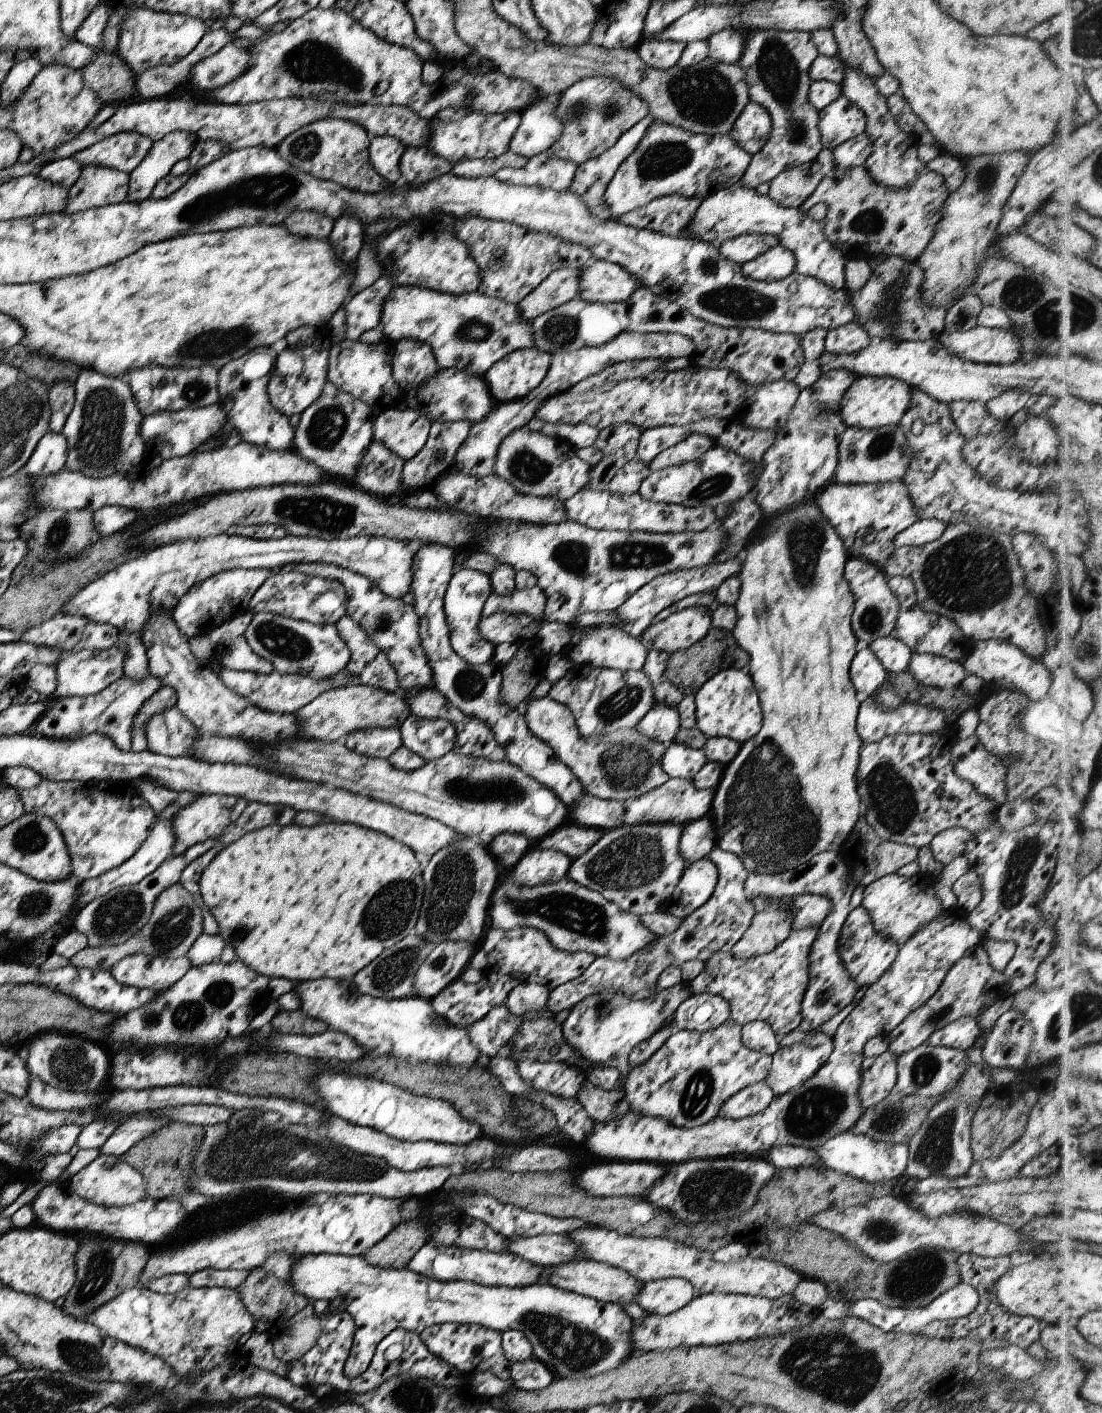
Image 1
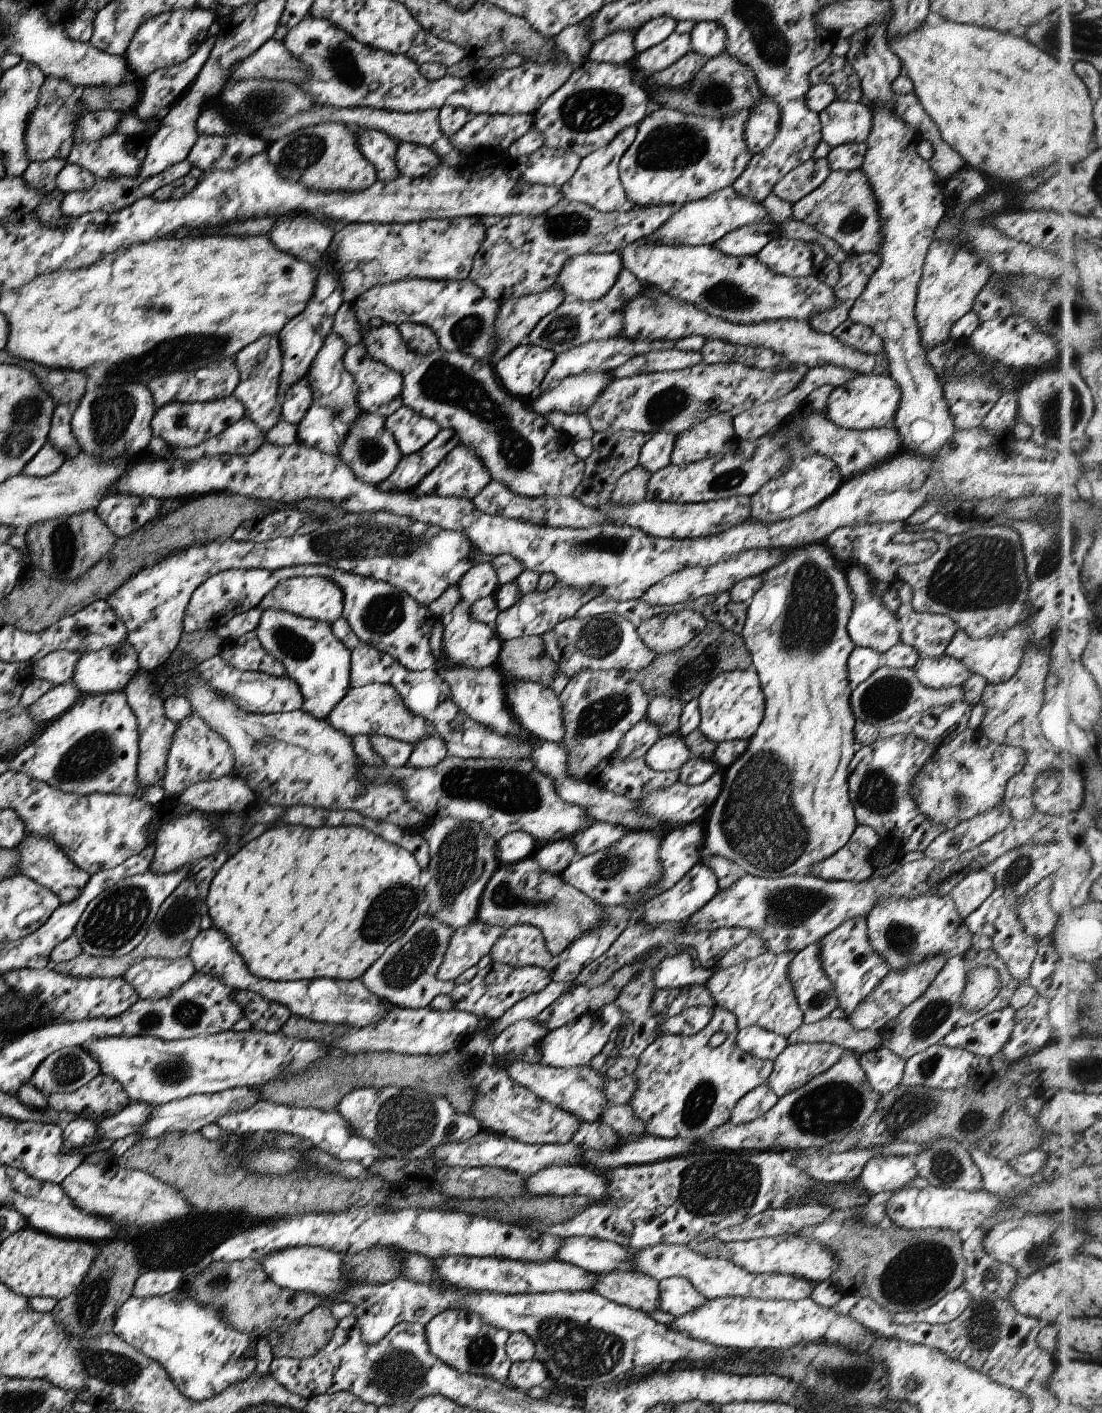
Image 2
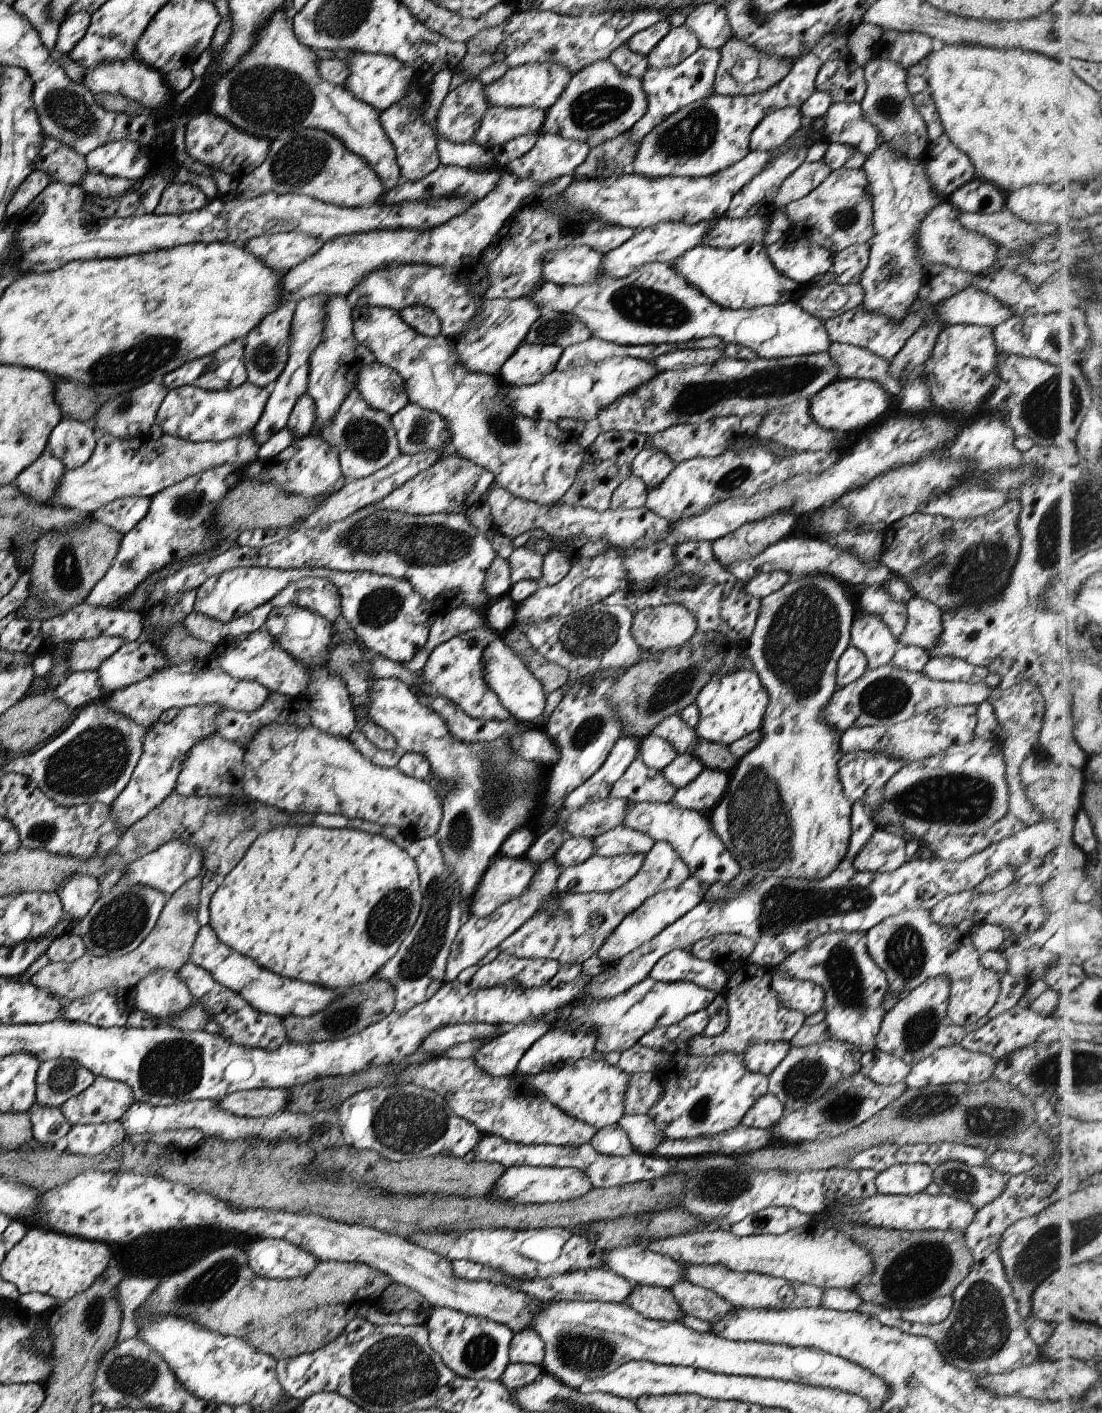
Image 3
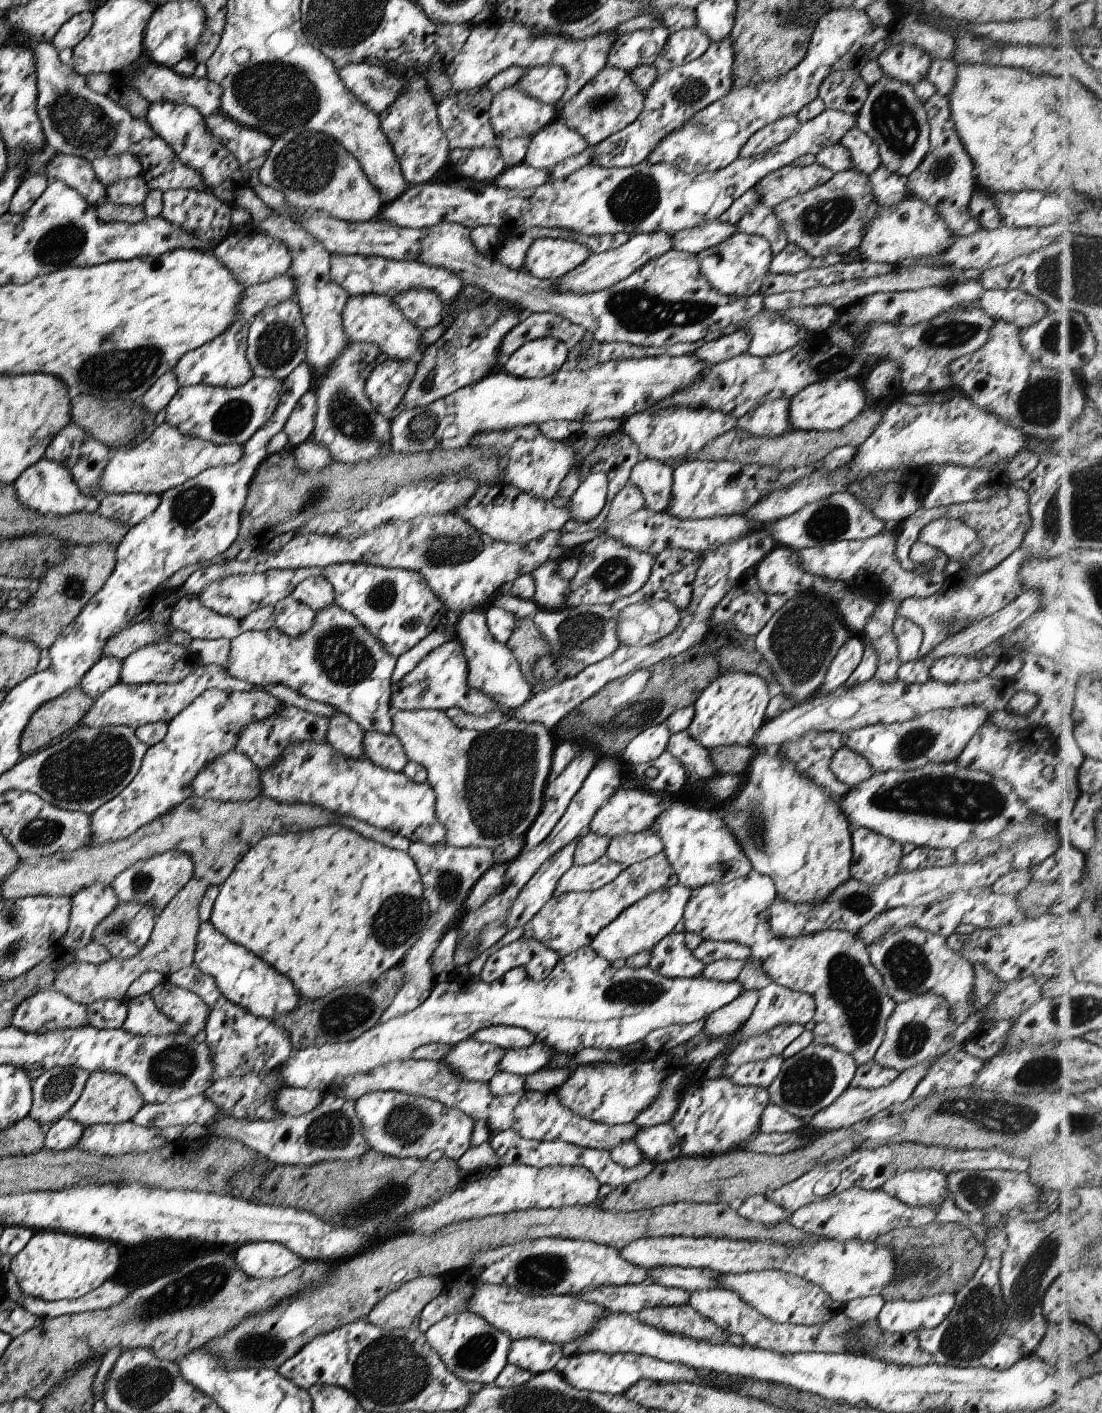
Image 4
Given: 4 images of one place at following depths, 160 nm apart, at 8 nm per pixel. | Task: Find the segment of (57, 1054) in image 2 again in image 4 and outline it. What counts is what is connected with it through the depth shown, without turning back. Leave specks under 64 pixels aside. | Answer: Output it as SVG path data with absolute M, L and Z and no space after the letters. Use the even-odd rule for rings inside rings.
M53 1066L53 1068L41 1072L37 1078L32 1080L32 1102L28 1116L37 1120L44 1127L51 1122L55 1122L55 1120L59 1120L81 1095L89 1074L87 1070L75 1066Z

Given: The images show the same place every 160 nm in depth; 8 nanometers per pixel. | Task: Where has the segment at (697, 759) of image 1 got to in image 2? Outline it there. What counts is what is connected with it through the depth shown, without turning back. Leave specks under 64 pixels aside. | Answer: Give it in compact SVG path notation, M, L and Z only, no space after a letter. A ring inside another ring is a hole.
M678 734L659 738L642 757L645 763L655 771L679 772L679 768L690 759L689 752Z

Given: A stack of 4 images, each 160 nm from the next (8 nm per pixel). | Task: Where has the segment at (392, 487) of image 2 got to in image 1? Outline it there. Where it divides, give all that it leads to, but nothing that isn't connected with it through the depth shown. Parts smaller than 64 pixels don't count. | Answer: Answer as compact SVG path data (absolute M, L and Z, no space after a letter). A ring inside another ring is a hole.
M470 420L436 421L430 424L428 438L423 448L419 450L416 456L405 460L402 465L400 482L405 491L410 490L410 488L422 490L425 488L429 489L433 482L447 471L449 466L452 465L457 448L459 448L463 440L467 437L471 422Z

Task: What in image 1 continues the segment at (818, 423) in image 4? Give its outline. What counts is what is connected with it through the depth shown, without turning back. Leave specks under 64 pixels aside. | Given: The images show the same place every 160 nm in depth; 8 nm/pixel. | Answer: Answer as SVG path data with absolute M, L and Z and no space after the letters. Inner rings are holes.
M857 377L845 394L841 396L839 414L845 427L859 429L877 429L888 425L897 425L909 408L911 388L894 377Z

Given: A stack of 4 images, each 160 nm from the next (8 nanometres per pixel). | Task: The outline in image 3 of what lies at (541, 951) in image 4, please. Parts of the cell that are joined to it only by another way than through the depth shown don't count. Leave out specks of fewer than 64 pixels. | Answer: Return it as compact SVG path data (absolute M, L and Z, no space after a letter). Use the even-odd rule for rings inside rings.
M499 952L491 962L478 968L467 984L473 990L485 990L491 986L505 986L505 982L517 982L525 988L539 988L557 973L558 964L551 959L525 959Z

